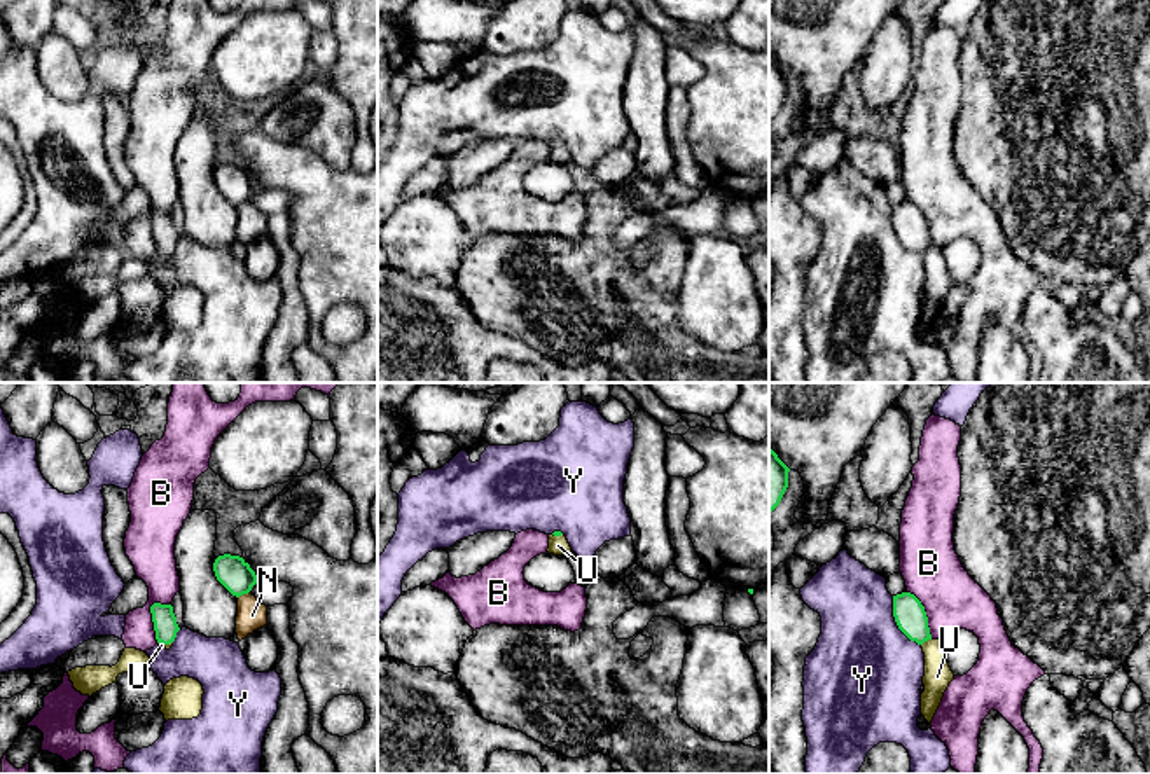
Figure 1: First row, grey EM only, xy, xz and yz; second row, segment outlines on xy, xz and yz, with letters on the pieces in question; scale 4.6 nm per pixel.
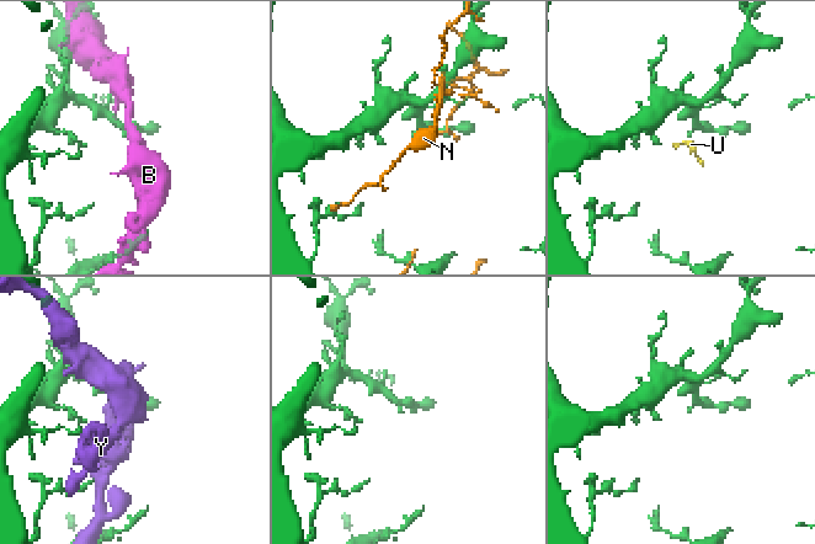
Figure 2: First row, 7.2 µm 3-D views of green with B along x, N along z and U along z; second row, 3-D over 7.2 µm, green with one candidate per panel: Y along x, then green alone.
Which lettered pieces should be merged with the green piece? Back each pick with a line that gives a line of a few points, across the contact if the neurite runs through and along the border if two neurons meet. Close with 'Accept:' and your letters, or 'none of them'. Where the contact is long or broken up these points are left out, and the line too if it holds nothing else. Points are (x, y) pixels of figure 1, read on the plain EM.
U: line yz (909, 222), (925, 248), (934, 261), (937, 285)
Accept: U

